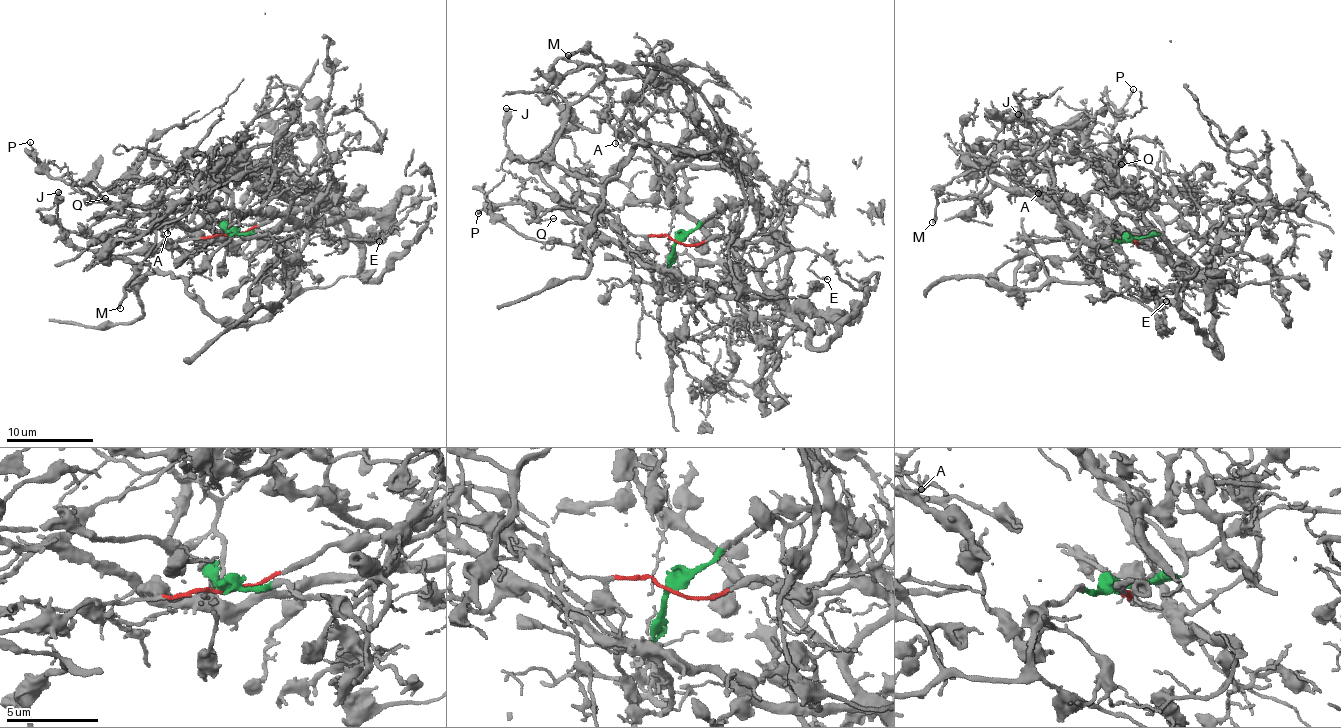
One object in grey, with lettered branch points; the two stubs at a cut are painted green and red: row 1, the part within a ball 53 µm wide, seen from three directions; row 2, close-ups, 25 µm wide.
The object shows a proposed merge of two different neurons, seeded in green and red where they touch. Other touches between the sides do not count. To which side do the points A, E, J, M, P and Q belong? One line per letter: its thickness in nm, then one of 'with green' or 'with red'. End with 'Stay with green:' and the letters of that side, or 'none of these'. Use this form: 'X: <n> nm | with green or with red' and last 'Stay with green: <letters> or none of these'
A: 150 nm | with red
E: 130 nm | with red
J: 440 nm | with green
M: 180 nm | with green
P: 110 nm | with red
Q: 110 nm | with red
Stay with green: J, M

